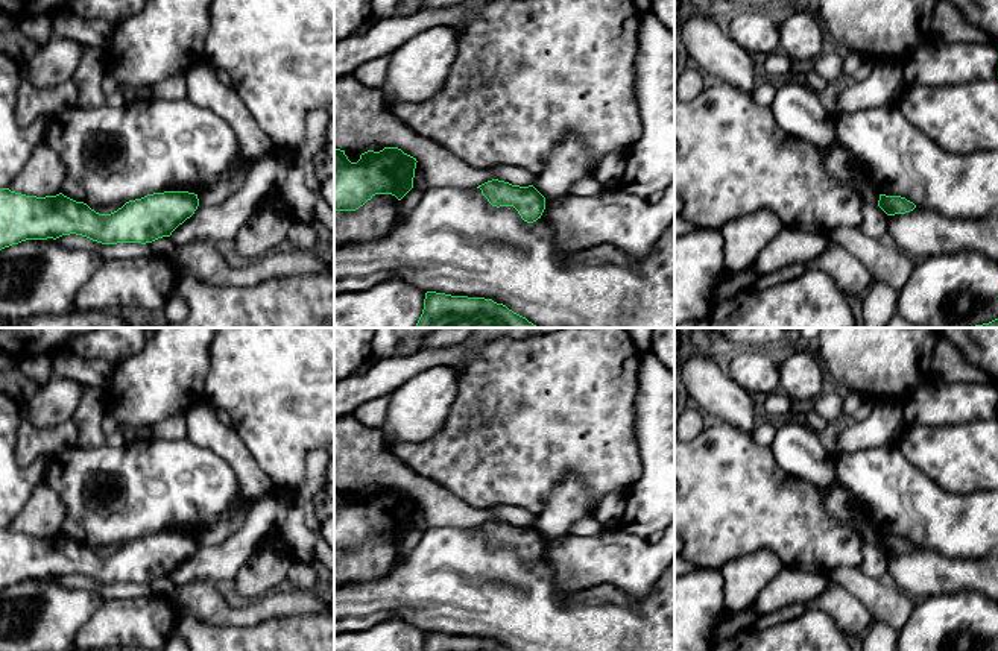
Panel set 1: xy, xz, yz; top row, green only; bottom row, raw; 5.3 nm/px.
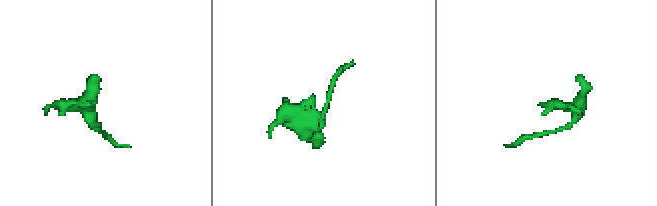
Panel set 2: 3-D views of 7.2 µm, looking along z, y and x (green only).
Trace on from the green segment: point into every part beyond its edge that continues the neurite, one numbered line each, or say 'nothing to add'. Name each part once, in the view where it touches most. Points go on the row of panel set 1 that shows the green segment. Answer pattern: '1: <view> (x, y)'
nothing to add

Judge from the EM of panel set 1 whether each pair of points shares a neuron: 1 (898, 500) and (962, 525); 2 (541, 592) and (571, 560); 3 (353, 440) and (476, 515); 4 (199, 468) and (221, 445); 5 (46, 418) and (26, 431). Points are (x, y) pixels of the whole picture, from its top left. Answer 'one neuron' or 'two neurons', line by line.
1: one neuron
2: two neurons
3: one neuron
4: two neurons
5: two neurons

